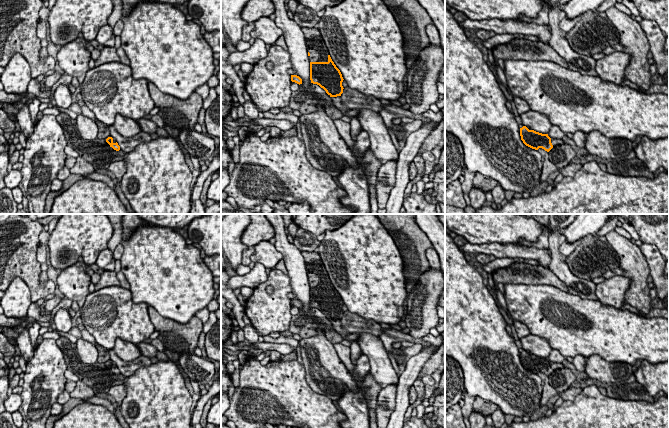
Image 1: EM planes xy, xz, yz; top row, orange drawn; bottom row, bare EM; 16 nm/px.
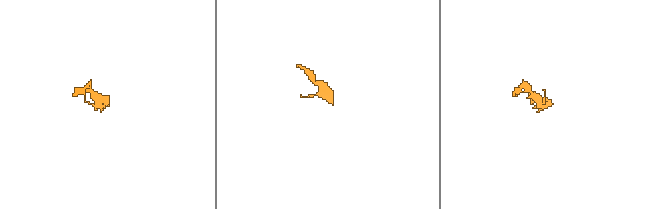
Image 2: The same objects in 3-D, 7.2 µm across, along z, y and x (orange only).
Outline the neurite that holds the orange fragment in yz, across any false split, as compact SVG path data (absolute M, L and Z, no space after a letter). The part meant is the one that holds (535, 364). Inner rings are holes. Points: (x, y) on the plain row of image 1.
M526 350L520 352L520 360L523 367L535 374L539 372L549 376L554 370L564 368L562 363L550 362L548 358L542 358L534 354L529 354Z

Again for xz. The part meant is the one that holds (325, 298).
M301 252L307 270L310 285L311 307L319 309L331 321L333 328L343 339L350 334L342 328L343 301L340 294L332 285L326 268L316 252Z

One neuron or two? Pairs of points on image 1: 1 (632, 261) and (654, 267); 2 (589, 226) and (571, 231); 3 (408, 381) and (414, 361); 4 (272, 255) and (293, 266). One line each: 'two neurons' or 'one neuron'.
1: two neurons
2: one neuron
3: one neuron
4: two neurons

